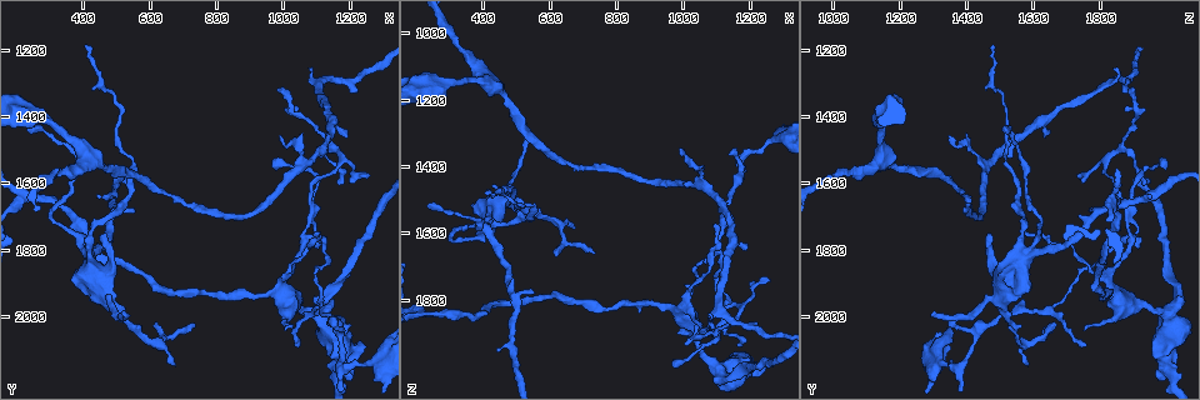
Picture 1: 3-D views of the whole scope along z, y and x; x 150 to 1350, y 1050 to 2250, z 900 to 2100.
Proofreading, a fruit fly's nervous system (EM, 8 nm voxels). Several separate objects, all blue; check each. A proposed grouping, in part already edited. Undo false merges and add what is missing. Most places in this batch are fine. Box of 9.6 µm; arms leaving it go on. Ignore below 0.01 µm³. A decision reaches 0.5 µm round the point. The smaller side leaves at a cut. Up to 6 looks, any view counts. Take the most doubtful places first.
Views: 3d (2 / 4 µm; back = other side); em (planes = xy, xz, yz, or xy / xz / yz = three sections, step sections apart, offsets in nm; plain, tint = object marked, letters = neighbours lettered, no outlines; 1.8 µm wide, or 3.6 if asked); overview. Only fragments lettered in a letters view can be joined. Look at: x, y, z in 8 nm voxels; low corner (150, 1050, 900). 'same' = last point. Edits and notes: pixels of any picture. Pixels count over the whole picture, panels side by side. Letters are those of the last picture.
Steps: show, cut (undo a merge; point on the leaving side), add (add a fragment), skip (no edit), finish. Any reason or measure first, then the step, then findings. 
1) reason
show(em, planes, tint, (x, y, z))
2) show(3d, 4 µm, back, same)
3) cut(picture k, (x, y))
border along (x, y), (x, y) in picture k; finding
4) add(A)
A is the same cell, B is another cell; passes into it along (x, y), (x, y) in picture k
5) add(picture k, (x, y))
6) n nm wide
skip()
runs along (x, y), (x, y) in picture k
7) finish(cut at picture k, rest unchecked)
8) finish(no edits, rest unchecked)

arms part here
show(3d, 2 µm, (1070, 1770, 1890))

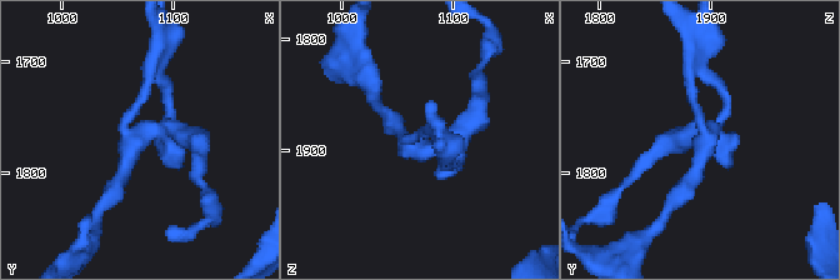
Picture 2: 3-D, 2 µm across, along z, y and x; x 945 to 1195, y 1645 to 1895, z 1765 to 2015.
need the tissue
show(em, planes, letters, (1064, 1772, 1892))

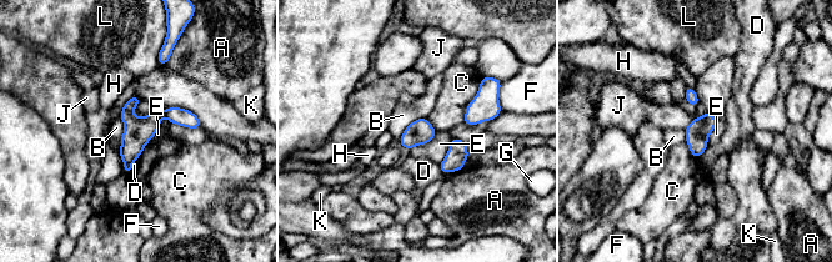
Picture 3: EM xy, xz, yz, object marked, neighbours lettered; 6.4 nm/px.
150 nm wide
cut(picture 3, (184, 117))
A, B, C, D, E, F, G, H, J, K and L are other cells; border along (163, 111), (166, 115) in picture 3; two neurons meet here

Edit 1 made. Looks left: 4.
sudden change in width
show(em, 3.6 µm, xy, step 16, tint, (1190, 2090, 2000))

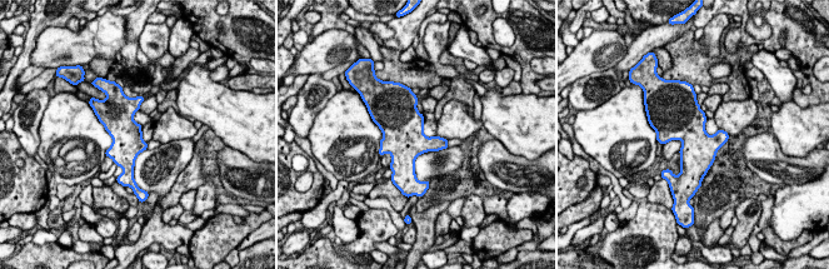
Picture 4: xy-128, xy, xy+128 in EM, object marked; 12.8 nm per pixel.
cut it another way
show(em, 3.6 µm, planes, letters, same)

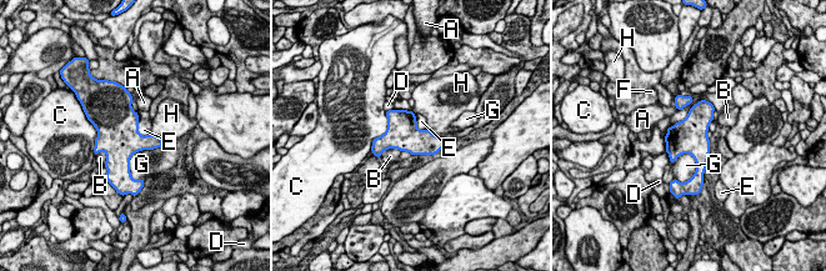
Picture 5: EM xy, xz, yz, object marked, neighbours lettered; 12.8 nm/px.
G touches over 600 nm
skip()
A, B, C, D, E, F, G and H are other cells; border along (139, 118), (138, 131), (149, 135) in picture 5; all the same neuron

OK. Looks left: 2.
finish(cut at picture 3, rest unchecked)

